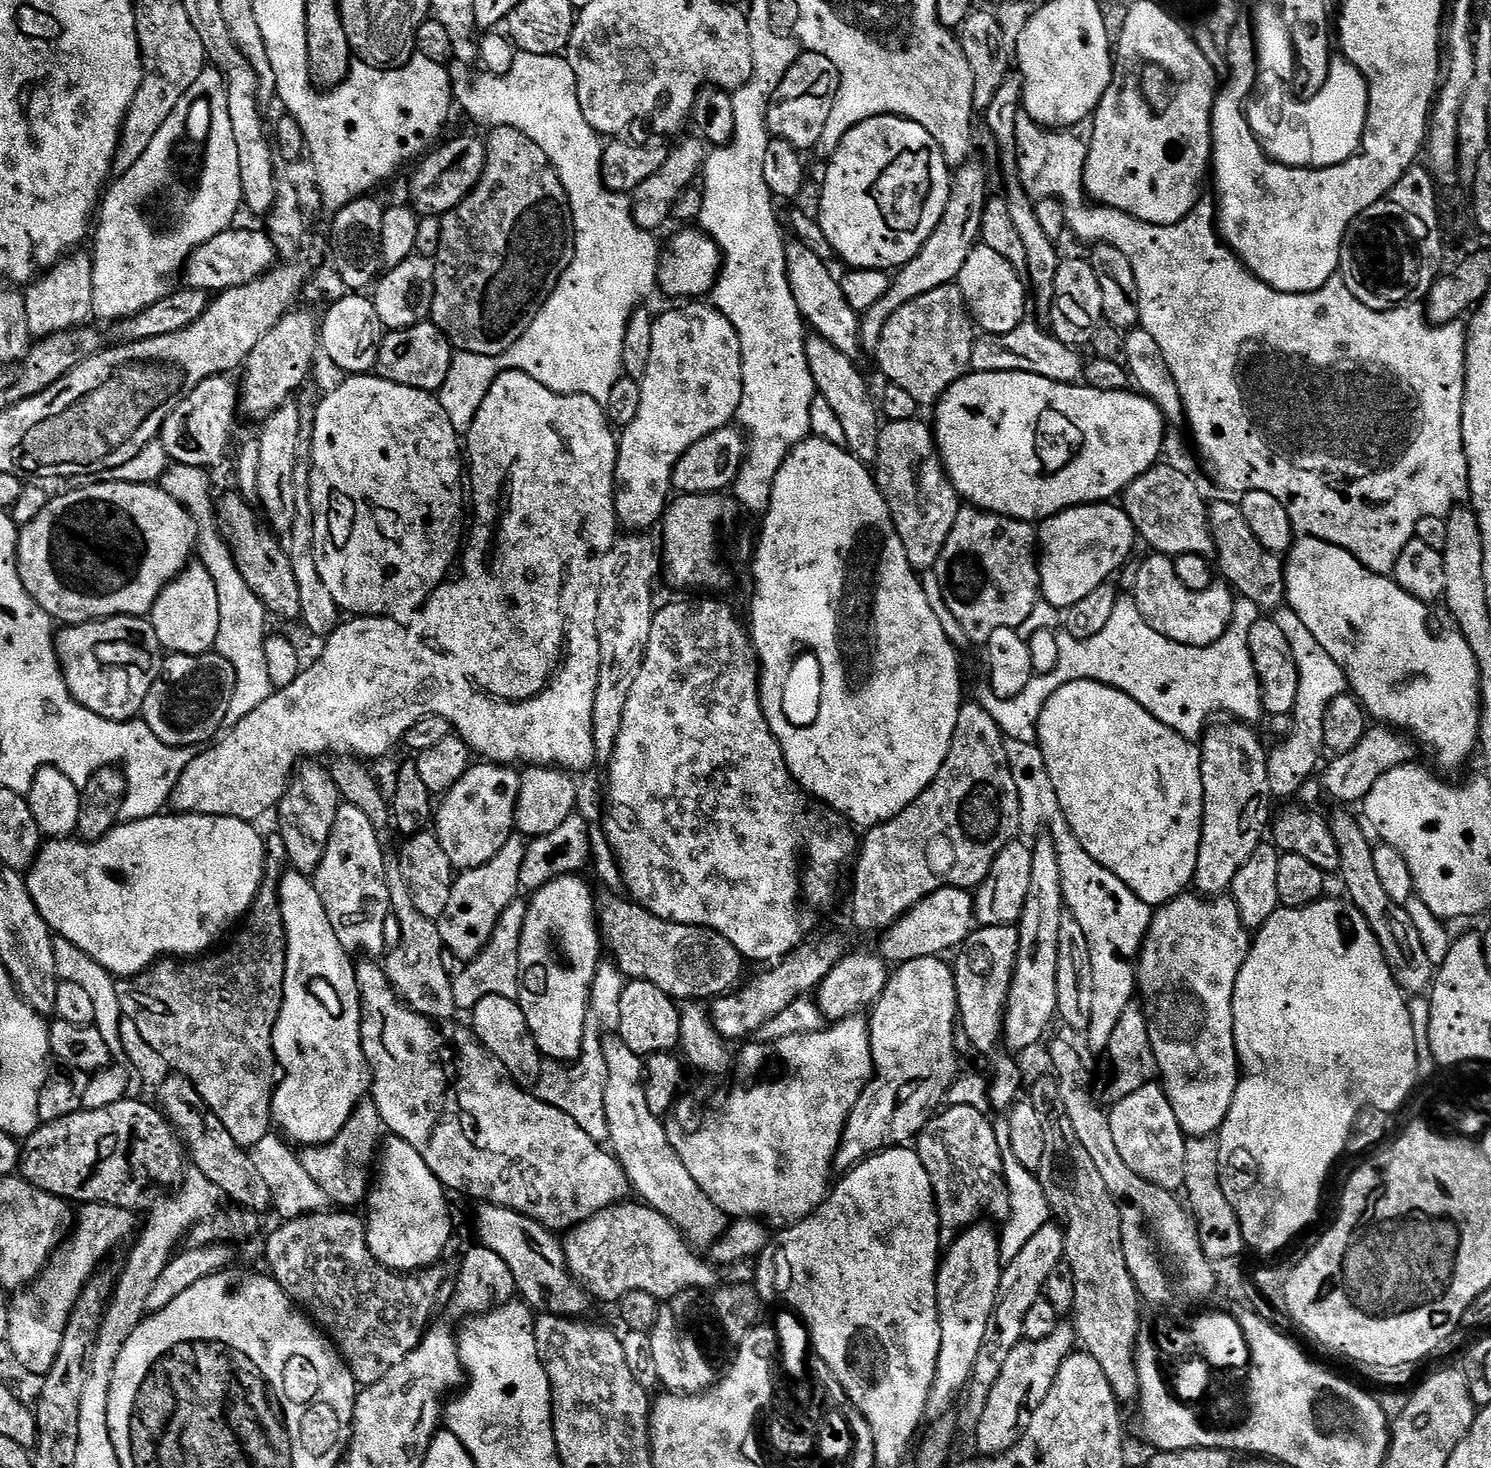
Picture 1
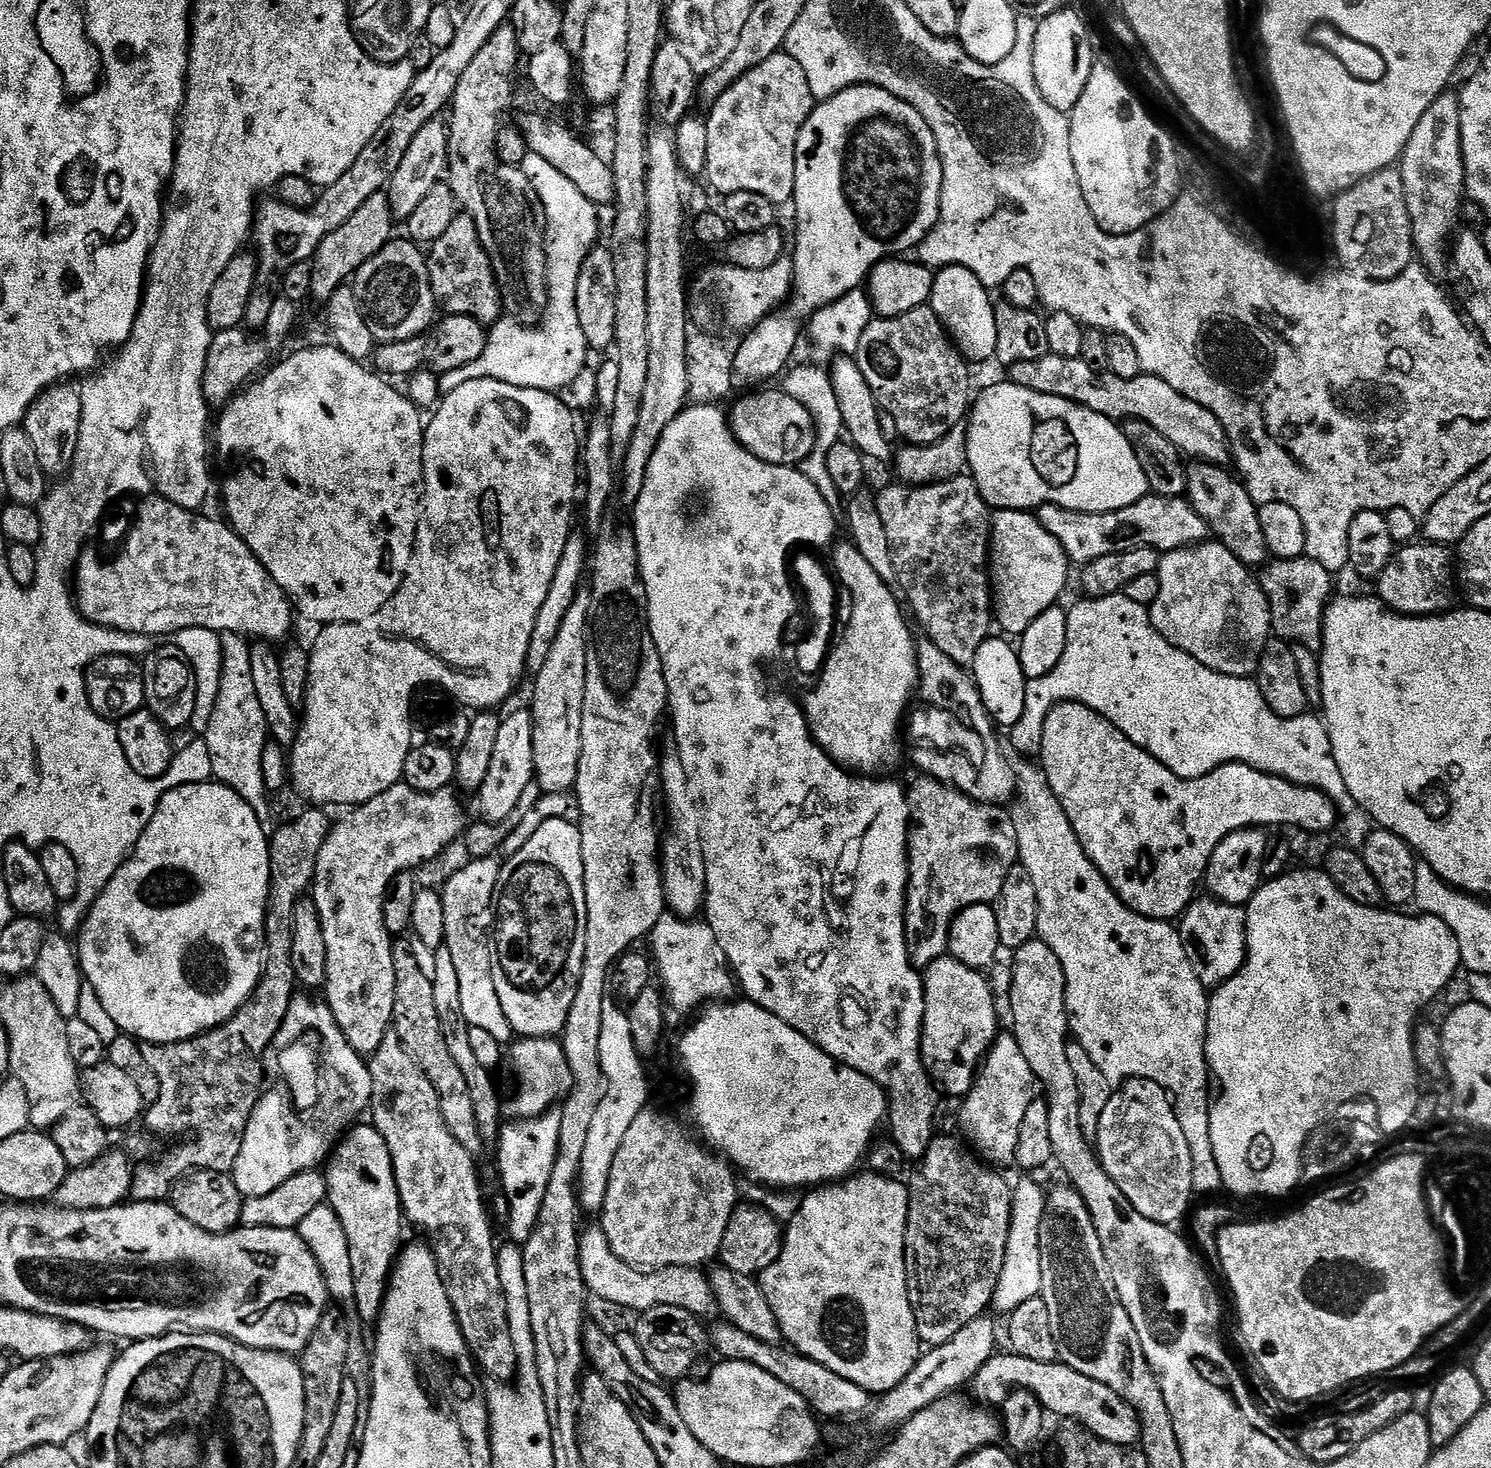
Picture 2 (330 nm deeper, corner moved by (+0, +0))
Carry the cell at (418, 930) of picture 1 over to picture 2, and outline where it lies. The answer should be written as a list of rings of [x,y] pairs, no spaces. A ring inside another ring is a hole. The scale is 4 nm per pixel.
[[[390,1030],[382,1038],[382,1046],[378,1046],[378,1050],[373,1052],[370,1059],[367,1061],[368,1069],[372,1075],[372,1094],[370,1097],[370,1112],[372,1108],[372,1118],[370,1124],[378,1130],[378,1134],[385,1139],[386,1146],[389,1147],[390,1158],[393,1162],[393,1174],[397,1182],[397,1194],[400,1196],[400,1207],[403,1209],[403,1215],[406,1217],[407,1223],[413,1224],[416,1228],[424,1228],[426,1235],[432,1239],[430,1241],[431,1254],[435,1256],[435,1264],[437,1270],[440,1272],[440,1278],[444,1283],[446,1294],[450,1298],[450,1306],[456,1315],[456,1325],[460,1327],[460,1333],[464,1336],[464,1341],[468,1344],[468,1351],[472,1353],[473,1361],[488,1376],[493,1376],[493,1381],[508,1382],[517,1375],[517,1362],[514,1346],[511,1342],[510,1334],[510,1317],[508,1317],[508,1300],[504,1297],[506,1294],[506,1287],[500,1281],[499,1276],[499,1262],[497,1260],[498,1241],[492,1237],[492,1224],[488,1221],[490,1219],[489,1209],[484,1209],[484,1196],[480,1193],[480,1180],[476,1177],[476,1168],[474,1165],[474,1158],[459,1145],[458,1139],[445,1127],[441,1127],[441,1117],[436,1115],[436,1108],[426,1098],[426,1094],[432,1092],[432,1083],[426,1078],[426,1074],[418,1065],[416,1060],[406,1050],[406,1046],[402,1046],[402,1042],[398,1038],[398,1034],[394,1030]]]

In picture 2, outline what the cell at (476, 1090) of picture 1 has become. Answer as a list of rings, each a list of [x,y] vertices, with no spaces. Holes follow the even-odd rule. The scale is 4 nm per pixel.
[[[599,1226],[585,1231],[580,1238],[580,1269],[584,1287],[600,1300],[608,1304],[617,1304],[620,1308],[629,1308],[633,1314],[650,1310],[654,1306],[678,1306],[691,1316],[717,1315],[716,1296],[707,1275],[700,1268],[662,1268],[659,1270],[641,1270],[623,1264],[610,1250],[606,1234]]]

